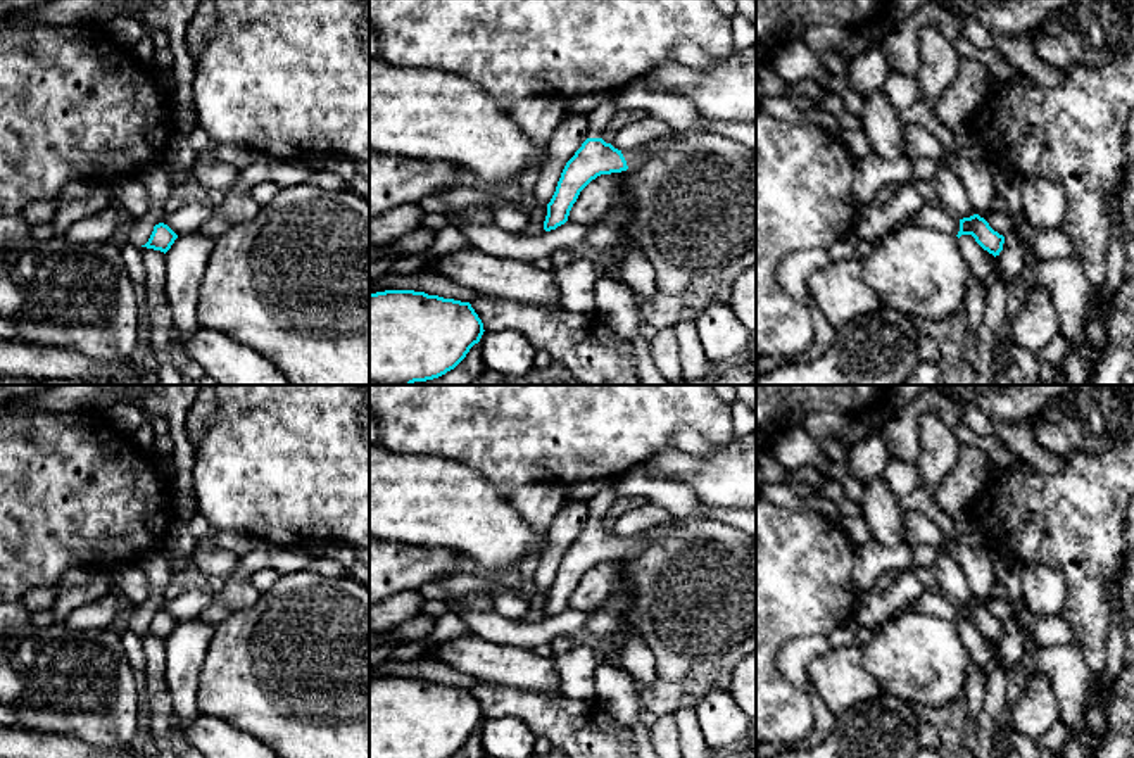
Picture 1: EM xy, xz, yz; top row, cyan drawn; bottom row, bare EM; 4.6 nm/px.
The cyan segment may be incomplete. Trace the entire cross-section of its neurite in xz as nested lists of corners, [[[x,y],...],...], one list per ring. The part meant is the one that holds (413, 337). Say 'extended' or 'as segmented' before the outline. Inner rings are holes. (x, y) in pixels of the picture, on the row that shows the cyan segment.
as segmented; [[[414,290],[369,294],[369,385],[413,385],[438,378],[466,357],[483,332],[469,302]]]

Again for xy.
as segmented; [[[159,223],[154,226],[154,231],[152,231],[148,242],[142,247],[161,250],[166,254],[176,238],[178,238],[178,235],[167,224]]]

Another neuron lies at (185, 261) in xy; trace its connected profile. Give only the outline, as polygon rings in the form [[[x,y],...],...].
[[[197,228],[180,235],[166,252],[166,295],[174,345],[188,342],[200,330],[197,295],[212,247],[214,238]]]

